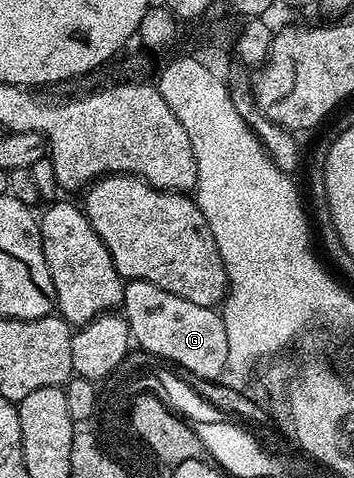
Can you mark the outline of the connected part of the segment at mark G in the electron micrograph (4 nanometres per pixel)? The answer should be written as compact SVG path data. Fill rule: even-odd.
M132 280L123 287L120 308L130 327L133 343L141 351L151 357L159 356L162 362L184 366L184 370L192 370L192 374L196 374L200 378L217 380L226 372L228 334L224 334L221 311L205 308L204 306L196 306L196 302L188 302L188 298L180 298L168 290L160 290L160 286L156 286L147 280Z

